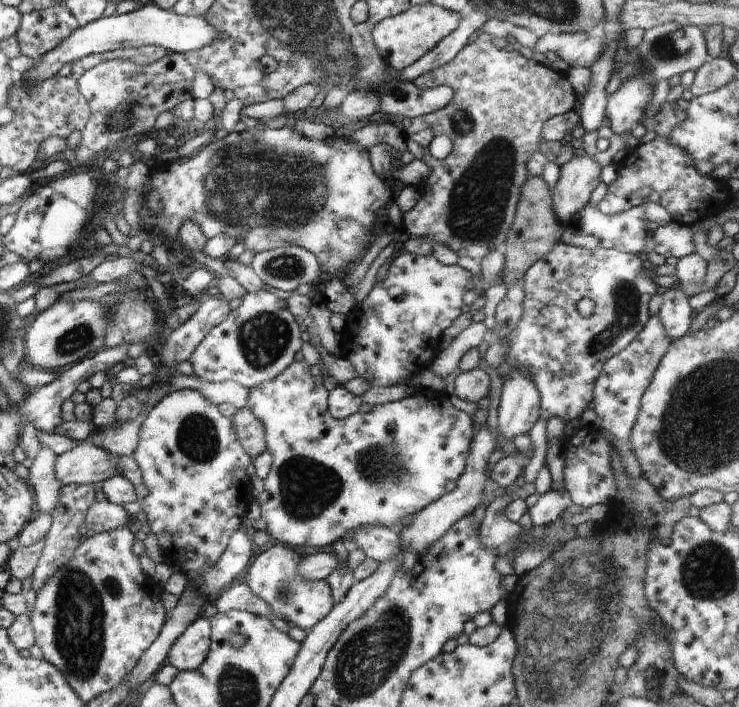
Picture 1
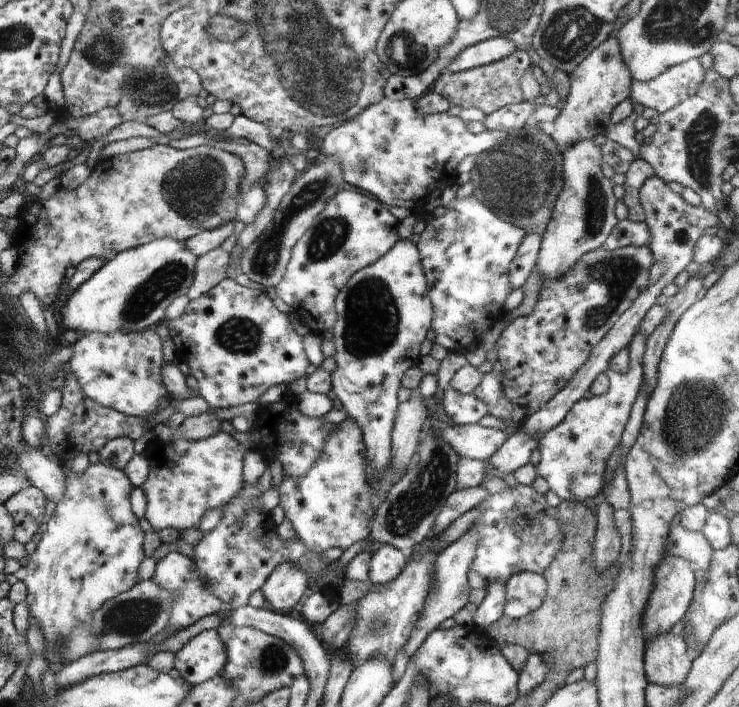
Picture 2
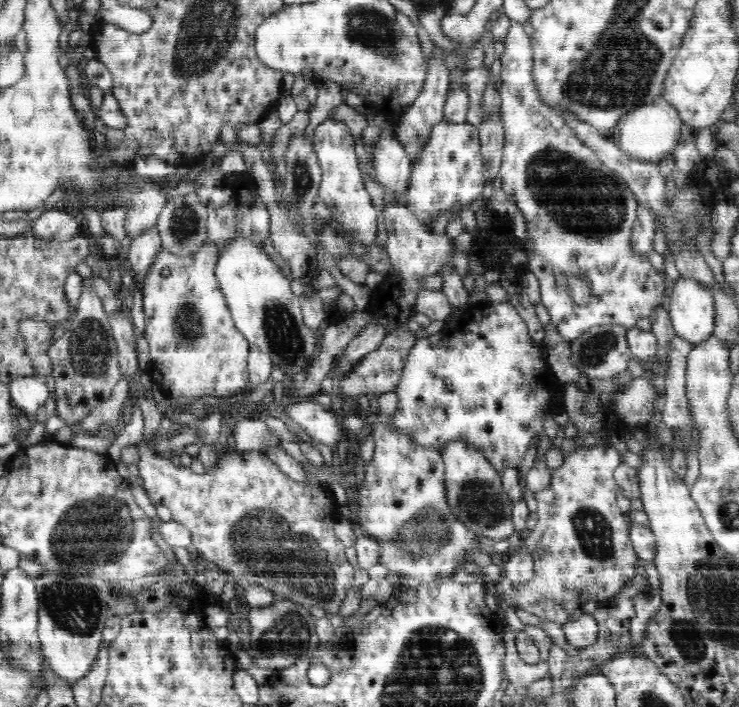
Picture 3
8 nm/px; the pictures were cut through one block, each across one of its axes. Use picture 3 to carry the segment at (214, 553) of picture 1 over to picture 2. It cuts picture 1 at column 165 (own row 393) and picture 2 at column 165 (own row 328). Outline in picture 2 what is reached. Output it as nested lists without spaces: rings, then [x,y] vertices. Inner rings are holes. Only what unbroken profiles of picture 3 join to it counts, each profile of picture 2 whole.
[[[226,431],[214,436],[188,440],[174,435],[169,442],[154,436],[144,450],[150,470],[140,488],[146,493],[145,518],[155,531],[175,528],[181,534],[188,528],[203,530],[203,520],[208,511],[222,510],[241,490],[243,458],[247,450]]]

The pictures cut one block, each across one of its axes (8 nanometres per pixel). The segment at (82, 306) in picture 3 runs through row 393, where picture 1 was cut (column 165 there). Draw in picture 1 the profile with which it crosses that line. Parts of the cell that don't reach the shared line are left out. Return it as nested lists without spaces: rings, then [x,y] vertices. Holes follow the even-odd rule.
[[[167,52],[146,66],[115,59],[102,60],[98,66],[86,70],[77,87],[88,102],[91,113],[81,130],[82,140],[68,164],[70,170],[83,166],[88,158],[108,154],[120,140],[127,142],[138,134],[148,134],[159,114],[171,112],[181,102],[193,100],[194,69],[183,54]]]

